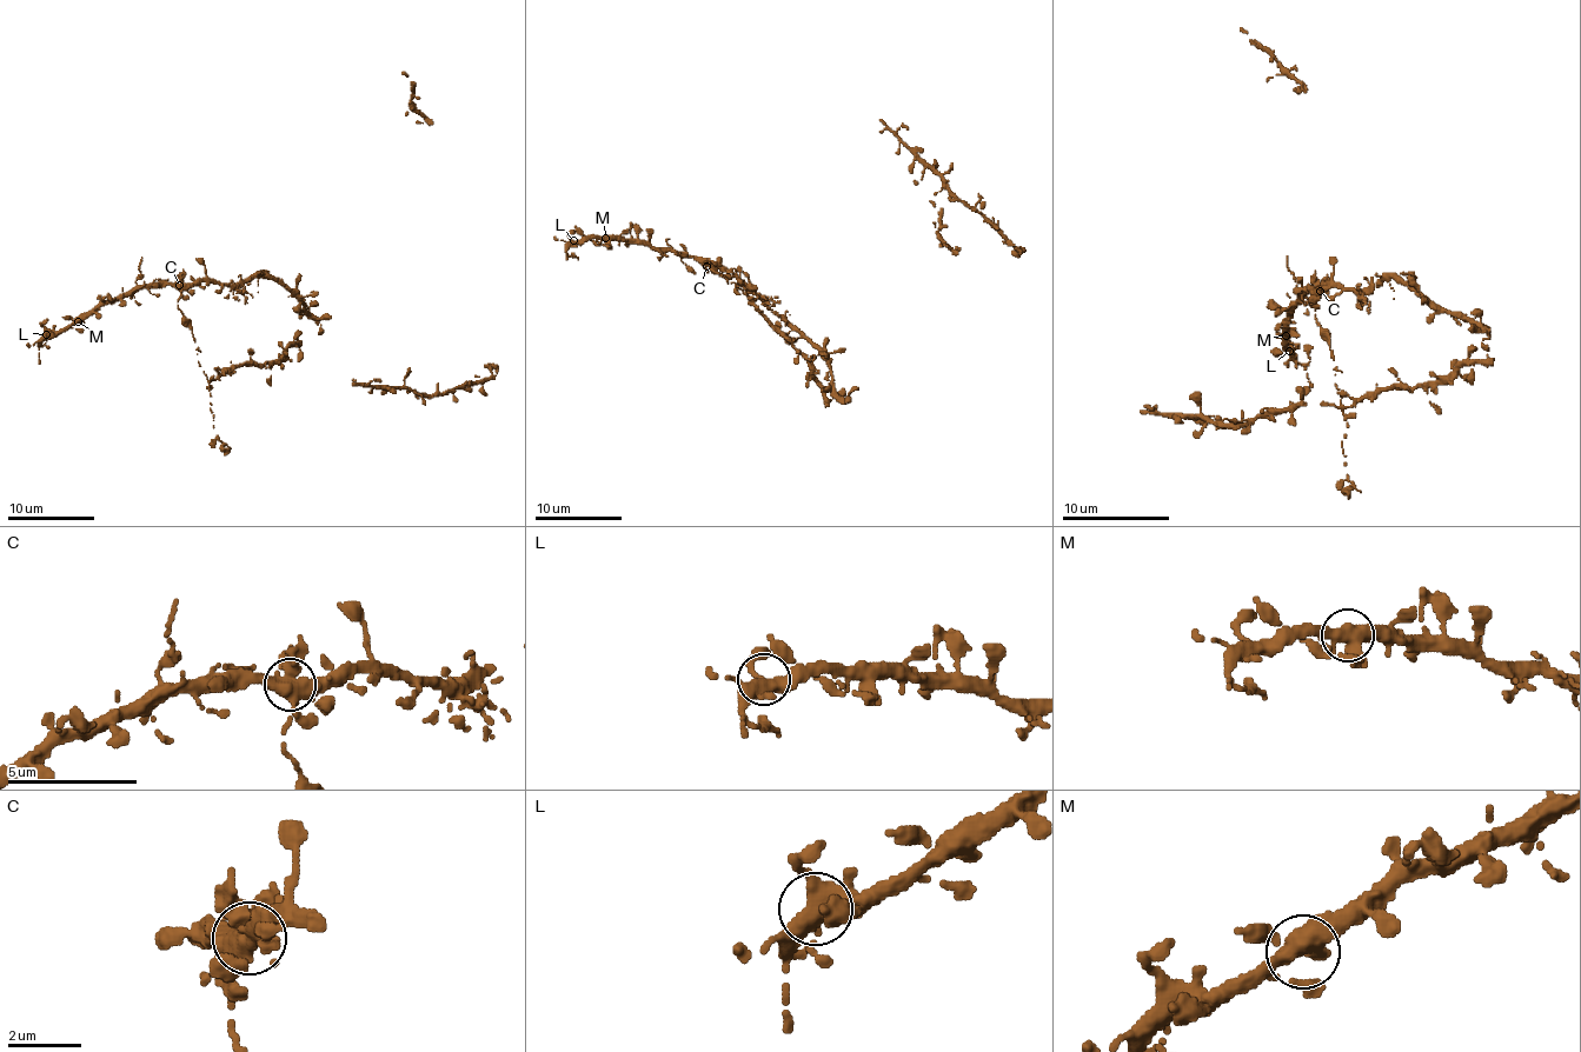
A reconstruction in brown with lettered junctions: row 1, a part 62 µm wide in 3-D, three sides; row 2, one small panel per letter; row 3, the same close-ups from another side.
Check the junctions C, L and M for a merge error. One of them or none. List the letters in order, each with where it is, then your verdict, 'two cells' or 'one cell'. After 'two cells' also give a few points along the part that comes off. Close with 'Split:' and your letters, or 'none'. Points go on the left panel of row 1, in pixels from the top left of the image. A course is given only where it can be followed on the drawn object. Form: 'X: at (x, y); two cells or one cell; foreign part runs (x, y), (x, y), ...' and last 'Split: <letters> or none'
C: at (179, 285); two cells; foreign part runs (180, 285), (178, 308), (191, 326), (198, 360), (211, 393), (213, 428), (230, 450)
L: at (46, 334); one cell
M: at (78, 321); one cell
Split: C

